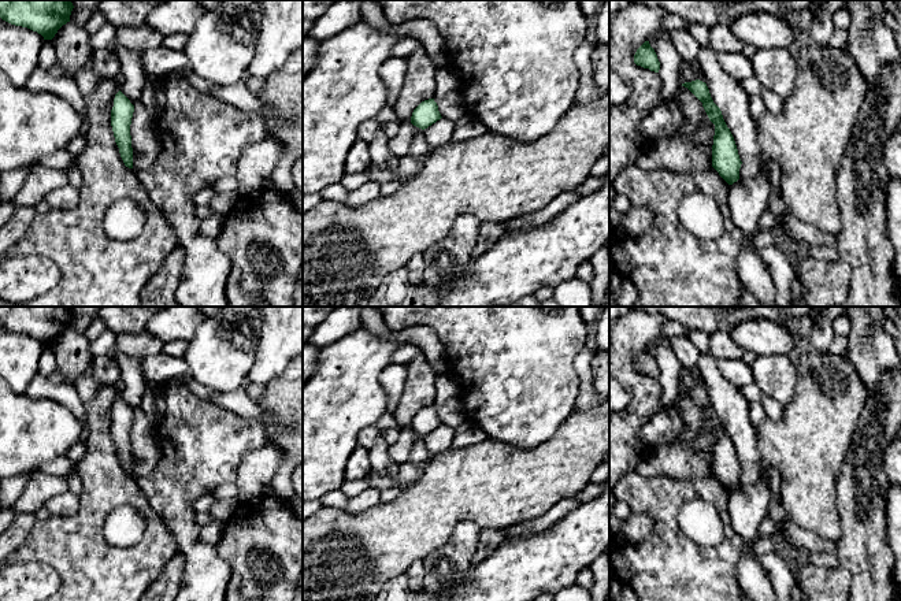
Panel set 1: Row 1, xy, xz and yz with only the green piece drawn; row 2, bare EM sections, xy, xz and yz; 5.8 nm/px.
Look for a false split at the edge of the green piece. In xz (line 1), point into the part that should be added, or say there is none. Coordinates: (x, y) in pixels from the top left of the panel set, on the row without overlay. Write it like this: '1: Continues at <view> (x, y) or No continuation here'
1: No continuation here

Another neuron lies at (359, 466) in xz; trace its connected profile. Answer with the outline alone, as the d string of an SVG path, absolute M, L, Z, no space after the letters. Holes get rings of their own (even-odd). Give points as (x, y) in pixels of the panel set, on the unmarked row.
M357 446L348 459L345 468L346 481L357 481L368 476L371 472L370 452L367 448Z

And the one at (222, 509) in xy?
M216 500L208 513L214 517L214 522L225 524L236 512L237 505L238 501L234 500Z

